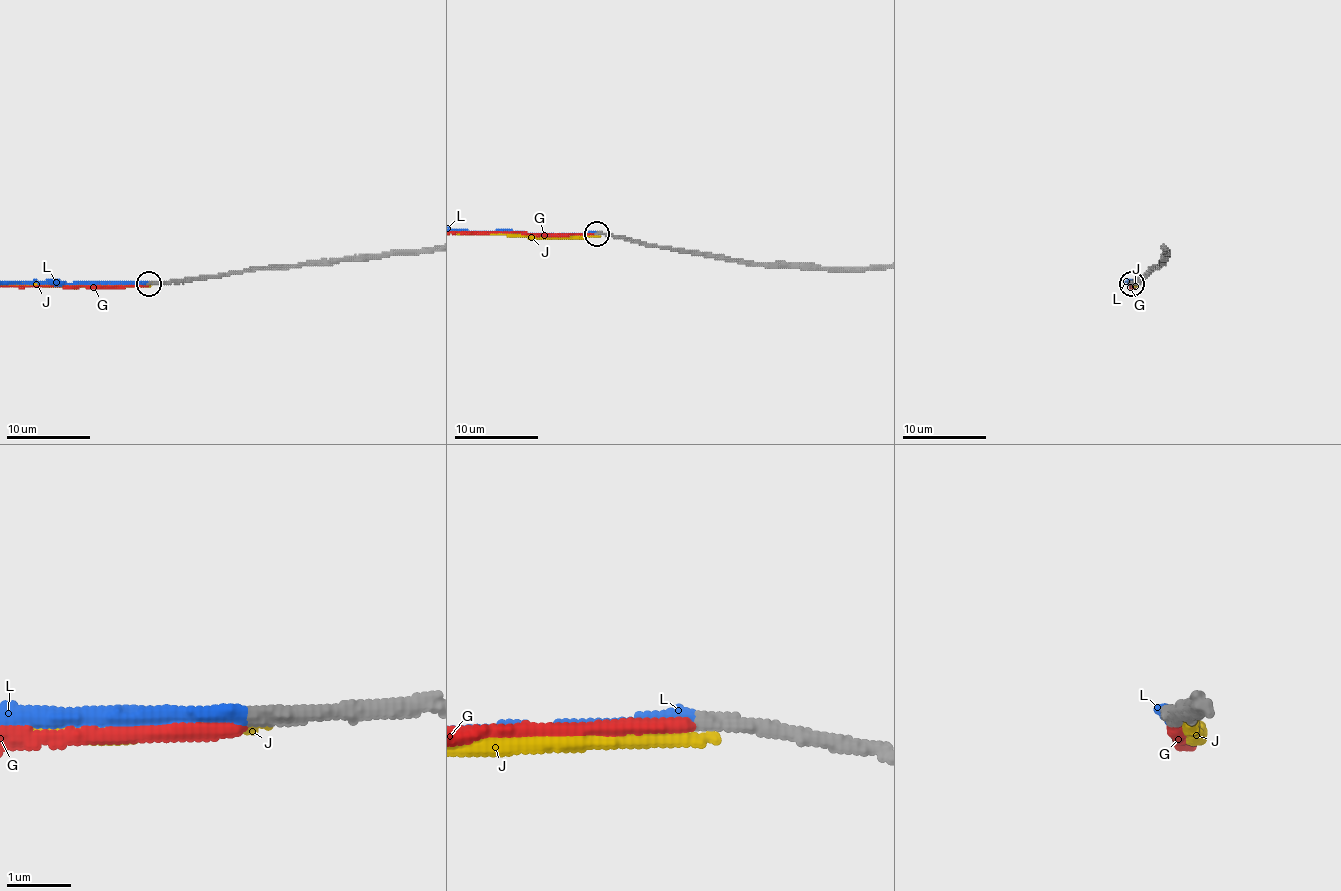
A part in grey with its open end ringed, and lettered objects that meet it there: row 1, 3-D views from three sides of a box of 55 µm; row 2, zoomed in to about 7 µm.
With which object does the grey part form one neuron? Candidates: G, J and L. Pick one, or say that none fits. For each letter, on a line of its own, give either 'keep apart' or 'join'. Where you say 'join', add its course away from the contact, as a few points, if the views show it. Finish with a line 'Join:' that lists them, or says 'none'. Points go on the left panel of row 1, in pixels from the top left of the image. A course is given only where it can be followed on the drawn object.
G: keep apart
J: keep apart
L: join
Join: L

